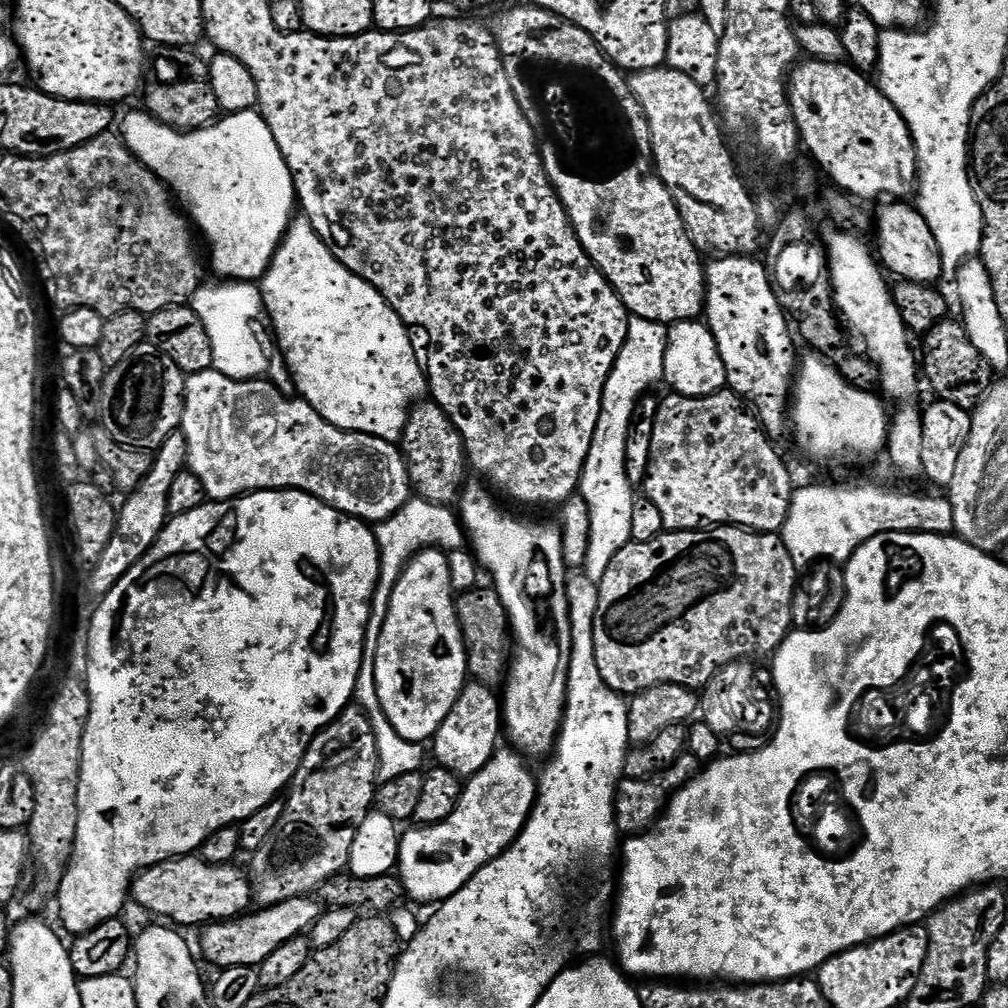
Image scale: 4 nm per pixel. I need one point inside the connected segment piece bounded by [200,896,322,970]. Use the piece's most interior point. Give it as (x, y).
(248, 940)

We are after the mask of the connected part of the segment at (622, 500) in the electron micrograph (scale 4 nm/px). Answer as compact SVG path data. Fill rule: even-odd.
M629 319L626 342L612 367L612 373L606 378L602 394L602 414L594 430L594 442L590 454L584 463L584 472L580 476L579 495L583 496L590 510L590 550L586 550L586 562L583 575L599 582L606 574L614 554L622 546L633 543L630 534L630 521L634 515L637 497L632 496L634 485L628 480L626 470L626 442L628 432L636 415L640 401L653 391L656 383L664 380L668 328L658 322Z

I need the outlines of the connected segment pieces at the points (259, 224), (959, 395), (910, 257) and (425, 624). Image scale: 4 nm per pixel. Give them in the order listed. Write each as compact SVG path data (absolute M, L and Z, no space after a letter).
M140 110L140 112L130 113L125 118L124 125L121 128L119 125L118 132L124 138L124 145L132 151L133 156L138 158L138 162L142 162L142 166L149 168L168 188L168 191L172 193L173 197L178 201L179 207L190 217L195 231L199 235L200 232L204 235L204 240L208 243L208 252L212 255L212 268L220 275L217 277L223 278L228 282L259 281L270 266L274 254L280 249L280 244L284 241L284 235L288 233L288 228L292 225L294 219L292 211L297 211L298 208L296 187L292 181L290 170L286 166L286 158L282 158L282 150L278 150L278 142L274 142L274 134L270 134L270 126L266 126L266 122L259 111L253 110L250 112L224 114L215 122L206 125L205 128L196 128L192 132L180 132L176 128L171 128L162 122L158 122L147 110Z
M949 318L934 326L929 332L923 333L924 356L922 352L922 376L930 387L936 391L935 395L946 402L954 402L954 406L972 410L983 400L989 388L994 383L993 368L980 356L978 350L974 348L970 338L967 337L967 330L964 329L963 323L954 322L955 319Z
M888 202L876 216L876 240L880 243L878 260L889 273L892 272L900 280L909 280L929 286L937 283L943 277L942 258L938 254L938 242L934 242L934 234L930 234L930 226L926 226L926 218L922 218L920 209L908 202Z
M426 548L405 566L398 578L388 603L386 626L382 626L378 633L376 689L380 705L390 726L394 726L402 738L415 744L424 744L436 735L438 718L444 717L454 702L458 702L458 694L468 679L468 651L464 649L462 630L456 617L448 557L437 549Z

